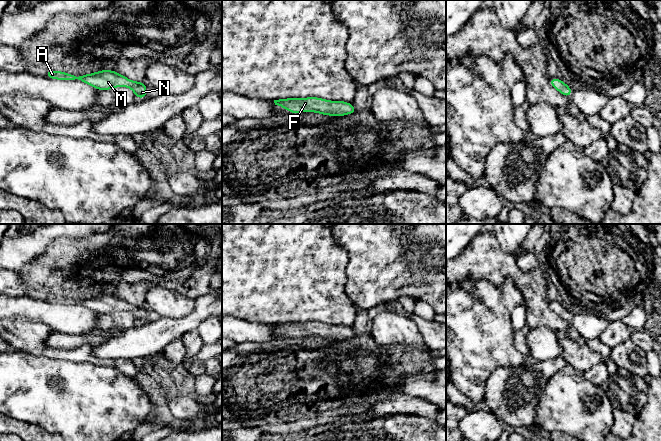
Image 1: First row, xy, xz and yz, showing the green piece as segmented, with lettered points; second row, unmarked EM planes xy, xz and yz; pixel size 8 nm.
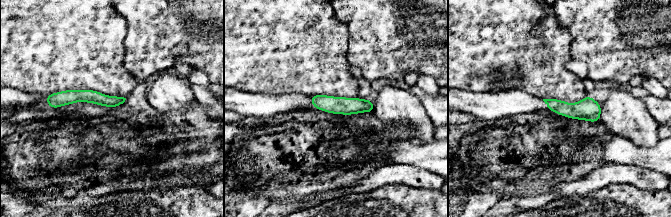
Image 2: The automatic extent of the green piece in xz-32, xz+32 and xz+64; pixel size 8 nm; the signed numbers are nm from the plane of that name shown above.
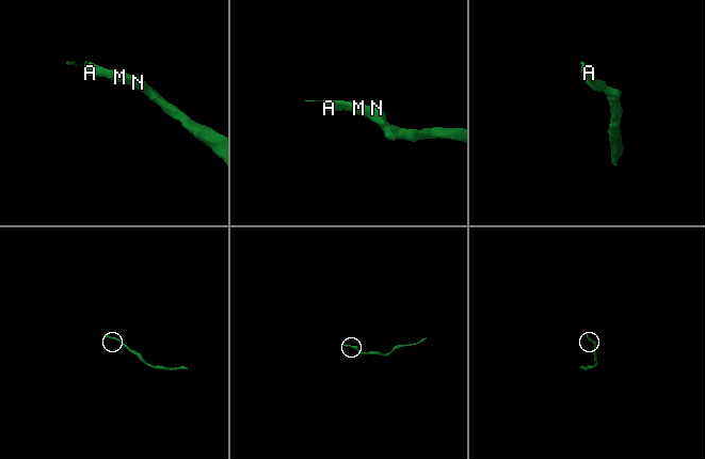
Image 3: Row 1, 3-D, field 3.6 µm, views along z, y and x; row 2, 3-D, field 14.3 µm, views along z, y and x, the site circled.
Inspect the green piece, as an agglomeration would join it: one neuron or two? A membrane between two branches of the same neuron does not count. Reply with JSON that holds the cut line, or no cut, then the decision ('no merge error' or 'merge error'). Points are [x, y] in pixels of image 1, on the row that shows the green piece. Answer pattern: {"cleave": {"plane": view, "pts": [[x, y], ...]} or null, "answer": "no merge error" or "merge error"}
{"cleave": null, "answer": "no merge error"}

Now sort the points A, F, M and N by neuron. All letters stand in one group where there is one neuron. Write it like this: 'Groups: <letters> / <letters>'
Groups: A F M N

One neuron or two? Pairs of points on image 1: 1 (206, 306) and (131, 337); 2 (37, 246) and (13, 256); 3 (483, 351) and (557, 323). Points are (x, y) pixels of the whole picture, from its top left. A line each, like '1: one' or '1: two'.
1: one
2: one
3: two

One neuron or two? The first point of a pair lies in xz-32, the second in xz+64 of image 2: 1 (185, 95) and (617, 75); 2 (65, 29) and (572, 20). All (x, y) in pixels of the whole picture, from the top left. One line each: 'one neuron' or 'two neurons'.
1: two neurons
2: two neurons

